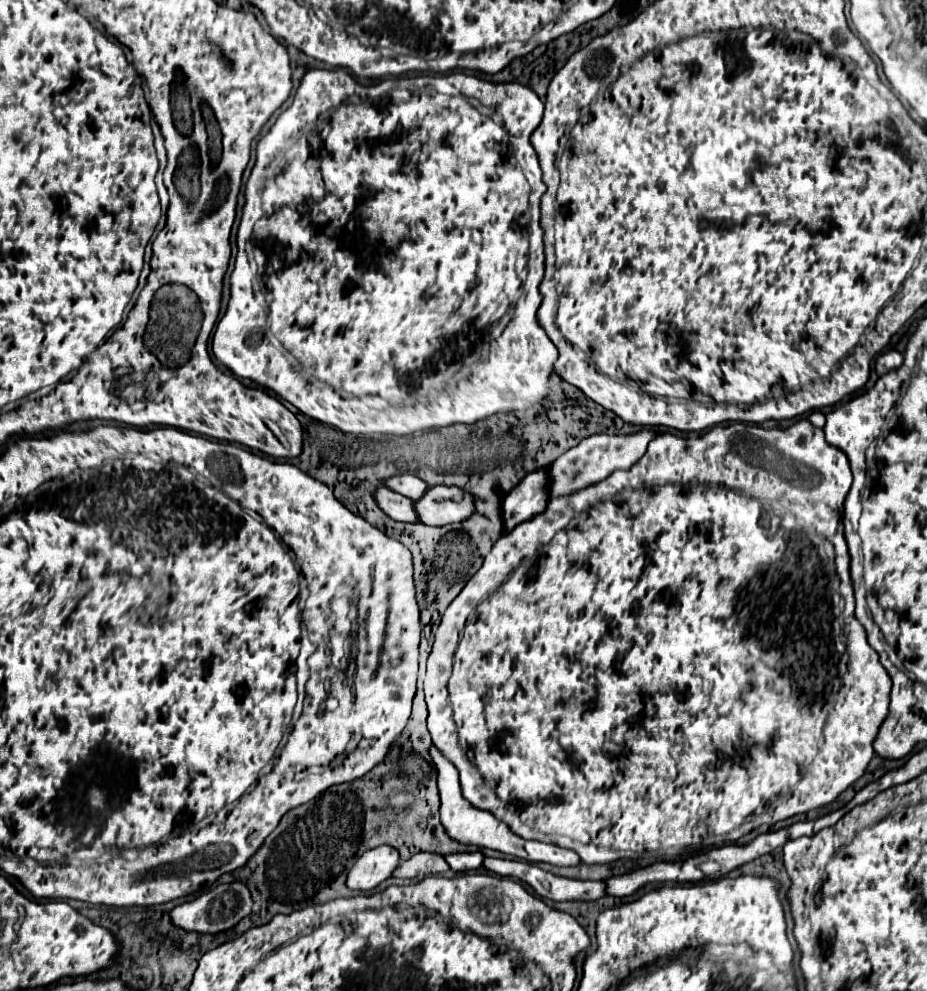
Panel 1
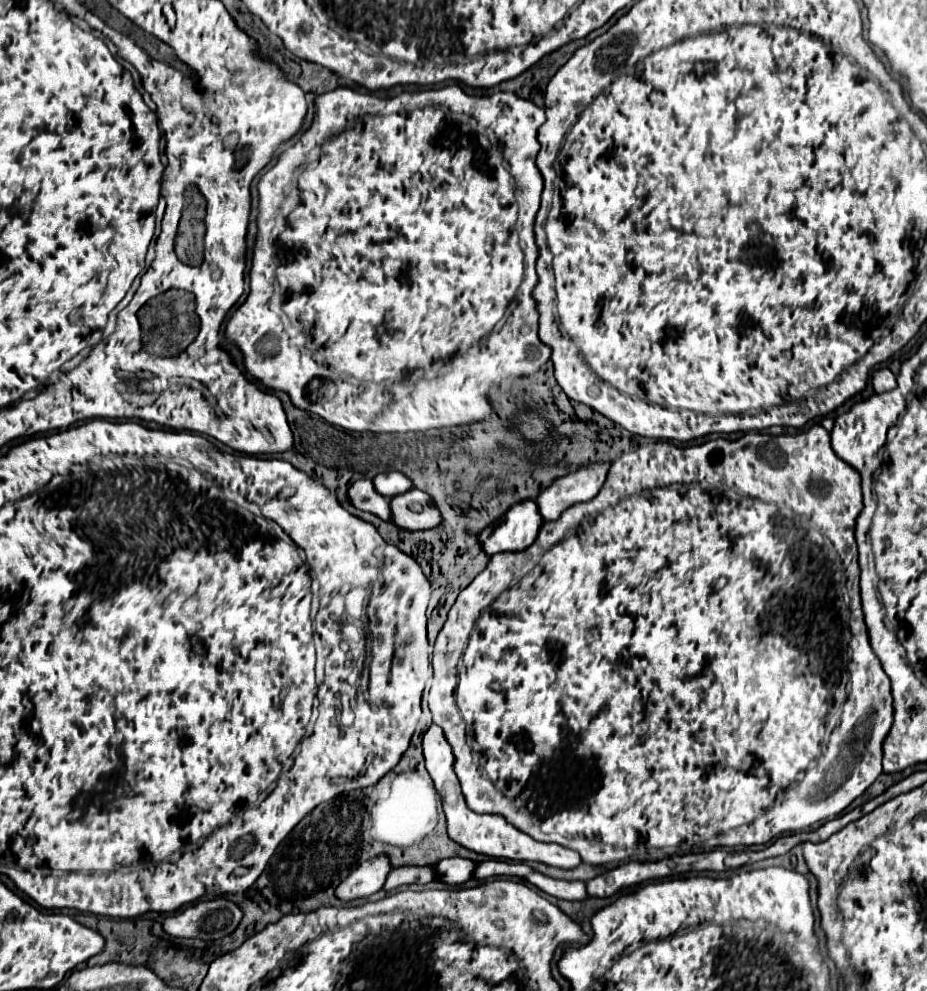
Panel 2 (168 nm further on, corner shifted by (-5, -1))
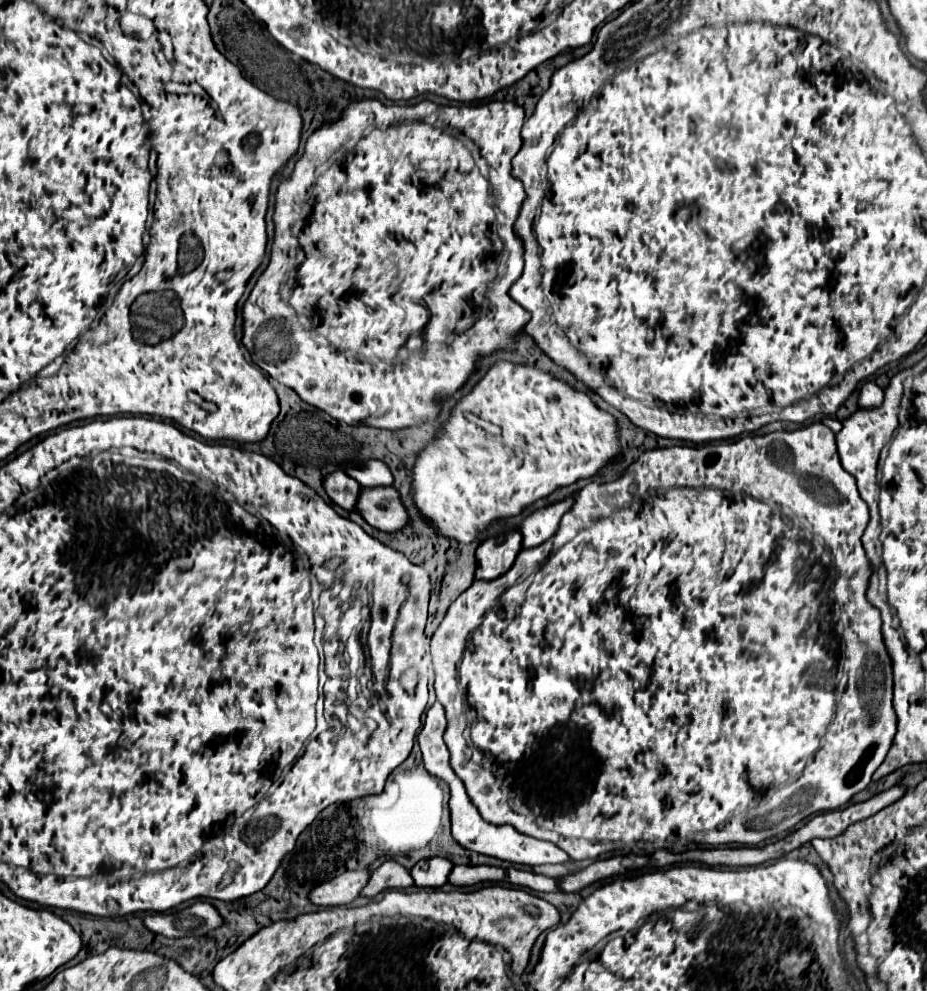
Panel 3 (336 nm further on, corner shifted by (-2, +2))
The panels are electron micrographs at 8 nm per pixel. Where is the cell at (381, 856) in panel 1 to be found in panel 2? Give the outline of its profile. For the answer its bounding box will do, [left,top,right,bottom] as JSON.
[336,855,392,901]

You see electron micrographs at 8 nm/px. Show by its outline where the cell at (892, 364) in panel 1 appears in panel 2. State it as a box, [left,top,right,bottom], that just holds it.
[872,367,896,393]

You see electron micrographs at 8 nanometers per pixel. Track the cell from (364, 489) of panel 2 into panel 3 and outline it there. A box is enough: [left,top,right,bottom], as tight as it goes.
[323,470,359,510]

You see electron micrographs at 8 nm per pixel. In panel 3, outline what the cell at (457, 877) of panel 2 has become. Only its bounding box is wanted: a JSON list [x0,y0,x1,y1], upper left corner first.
[411,858,453,888]

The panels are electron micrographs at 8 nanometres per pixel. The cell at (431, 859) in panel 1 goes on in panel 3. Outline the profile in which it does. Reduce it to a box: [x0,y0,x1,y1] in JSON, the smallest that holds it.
[361,860,413,898]

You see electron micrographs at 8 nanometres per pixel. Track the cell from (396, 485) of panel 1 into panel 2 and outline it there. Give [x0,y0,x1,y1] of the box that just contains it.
[374,471,414,497]

